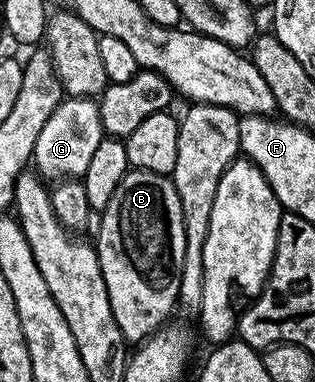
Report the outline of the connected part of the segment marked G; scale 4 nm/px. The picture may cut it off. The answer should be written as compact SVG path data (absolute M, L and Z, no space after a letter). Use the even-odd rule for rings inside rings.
M62 98L55 113L47 117L47 125L39 129L39 141L35 141L32 166L36 174L46 180L60 181L83 177L87 173L87 165L91 162L91 156L95 154L95 149L103 138L106 138L106 133L99 117L97 99Z

